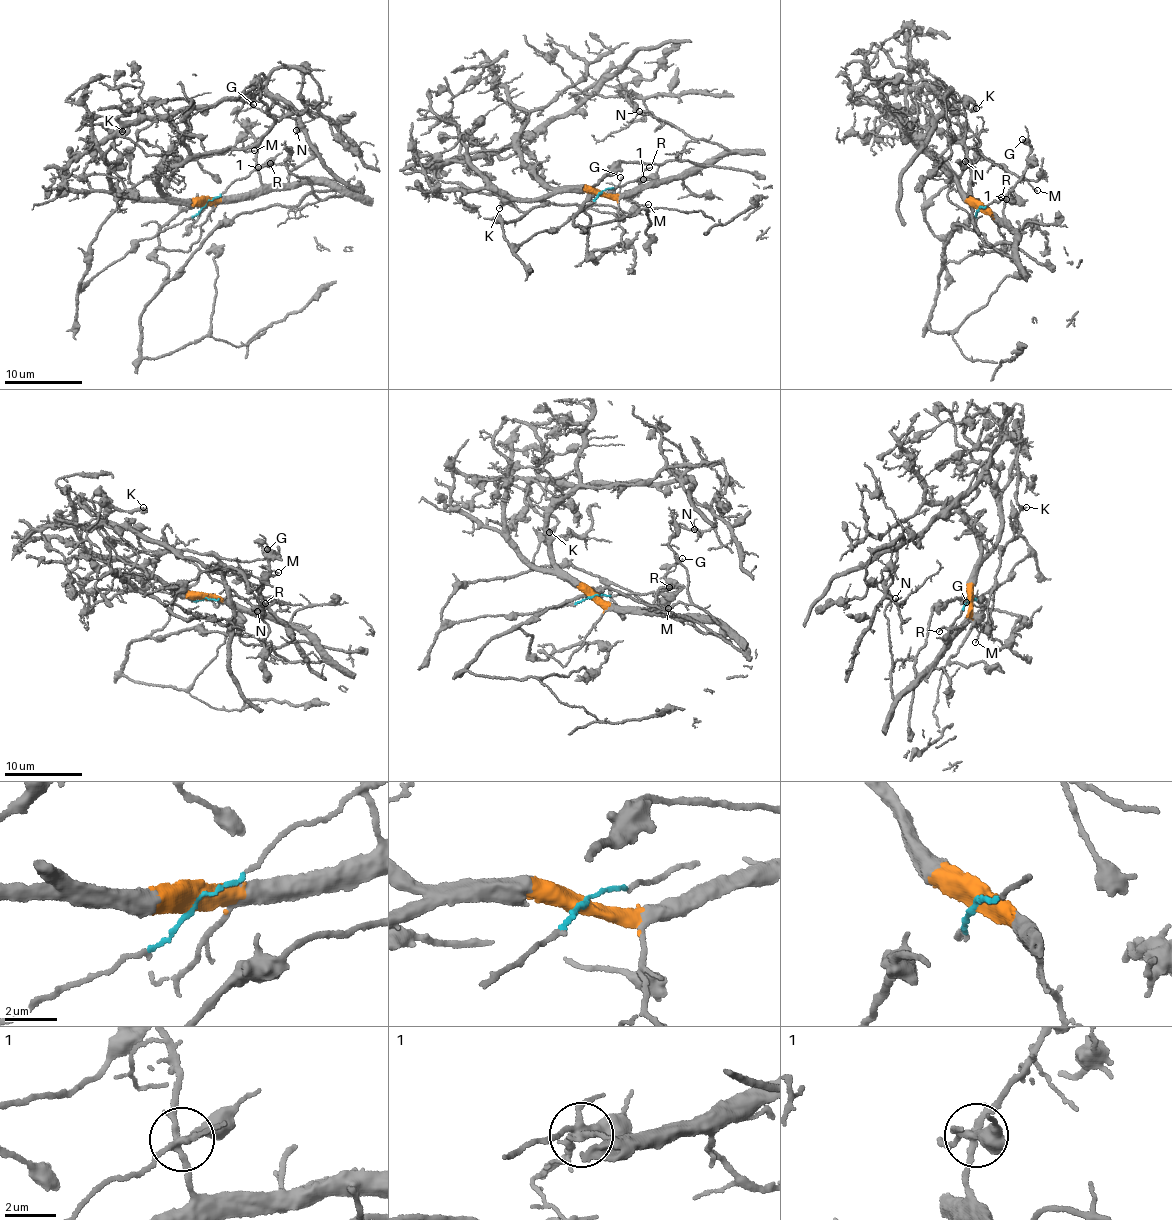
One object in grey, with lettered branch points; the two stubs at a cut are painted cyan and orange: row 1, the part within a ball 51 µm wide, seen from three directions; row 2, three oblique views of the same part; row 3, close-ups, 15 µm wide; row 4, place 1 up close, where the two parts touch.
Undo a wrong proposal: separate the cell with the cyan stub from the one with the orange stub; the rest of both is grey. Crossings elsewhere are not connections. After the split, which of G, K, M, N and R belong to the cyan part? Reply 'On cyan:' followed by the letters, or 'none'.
On cyan: R

